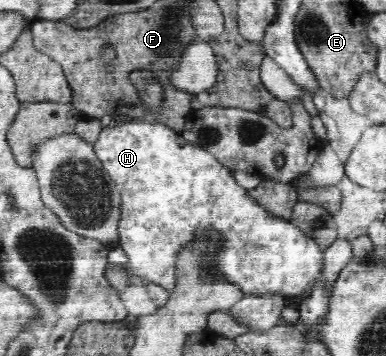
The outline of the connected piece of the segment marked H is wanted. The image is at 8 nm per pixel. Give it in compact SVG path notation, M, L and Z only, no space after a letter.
M140 119L133 122L117 123L113 128L105 127L93 145L97 158L100 159L104 166L104 171L113 179L113 182L116 183L116 187L121 193L121 206L118 207L121 209L121 222L119 222L118 226L118 241L116 244L123 249L123 252L129 258L127 266L129 266L133 275L141 277L146 282L157 284L171 293L171 290L175 286L175 262L178 260L179 250L193 240L192 234L196 231L197 227L206 227L207 225L210 227L212 225L216 230L221 231L226 236L226 246L223 251L216 253L215 257L208 257L206 260L210 262L210 266L216 272L220 272L226 278L230 278L230 282L233 282L233 284L238 284L244 294L267 294L267 292L274 292L274 294L284 296L284 299L296 298L297 296L301 296L309 288L309 284L316 283L320 278L324 268L324 257L318 244L311 238L308 238L290 220L274 217L266 208L263 208L263 206L255 201L254 198L247 196L245 188L239 186L237 180L235 180L235 176L233 175L235 174L234 170L223 166L217 158L209 154L208 150L185 142L181 134L171 130L168 126L161 123L141 122Z

